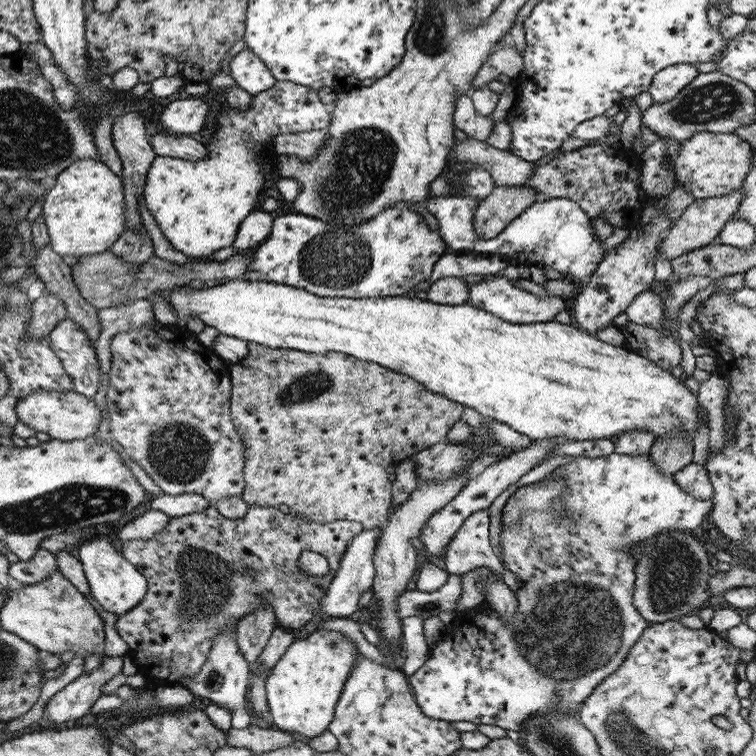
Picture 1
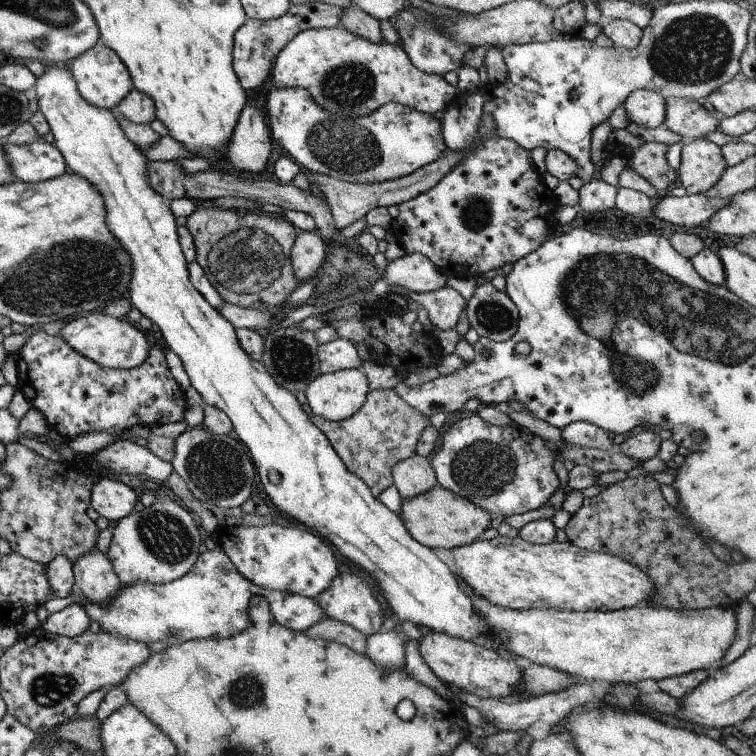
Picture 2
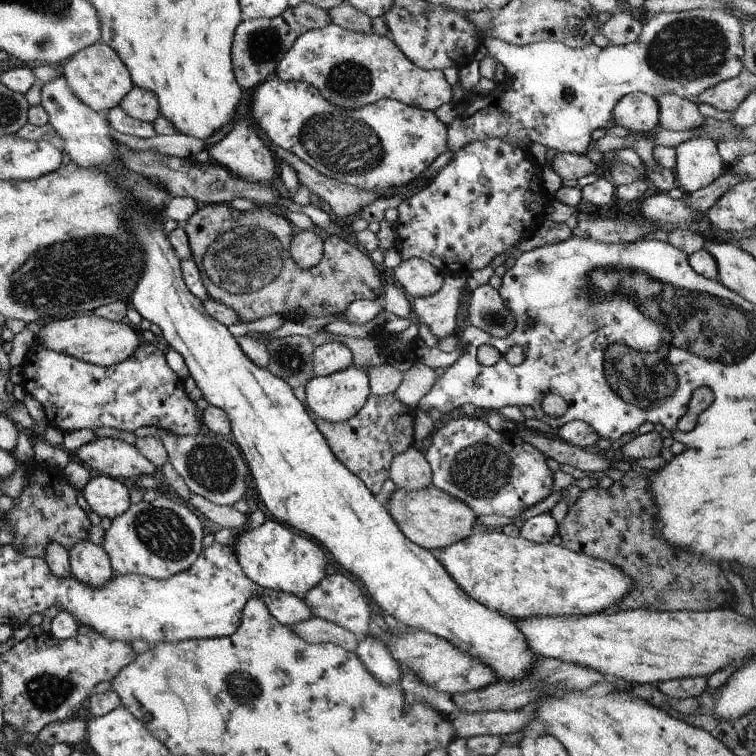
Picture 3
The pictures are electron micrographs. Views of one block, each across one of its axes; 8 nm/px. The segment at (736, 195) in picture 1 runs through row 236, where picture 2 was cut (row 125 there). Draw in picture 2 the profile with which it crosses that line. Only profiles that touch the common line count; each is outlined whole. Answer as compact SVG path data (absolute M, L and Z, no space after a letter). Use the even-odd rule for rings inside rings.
M667 97L664 100L664 126L671 132L693 140L718 128L715 113L706 111L695 99Z

